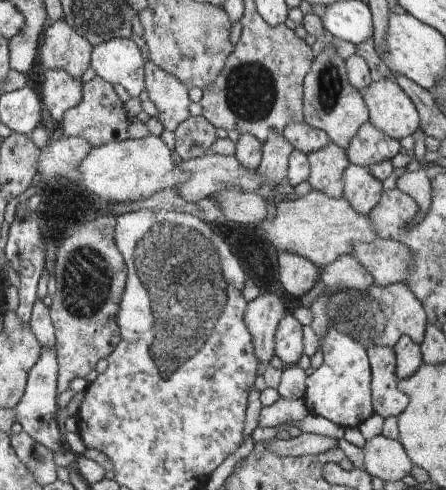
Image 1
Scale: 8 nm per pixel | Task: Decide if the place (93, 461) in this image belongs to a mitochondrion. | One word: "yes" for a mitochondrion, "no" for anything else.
no

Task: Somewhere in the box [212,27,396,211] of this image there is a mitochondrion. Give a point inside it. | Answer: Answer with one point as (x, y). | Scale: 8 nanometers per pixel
(249, 91)

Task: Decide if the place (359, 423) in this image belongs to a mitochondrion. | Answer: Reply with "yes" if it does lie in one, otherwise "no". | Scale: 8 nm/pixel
no

